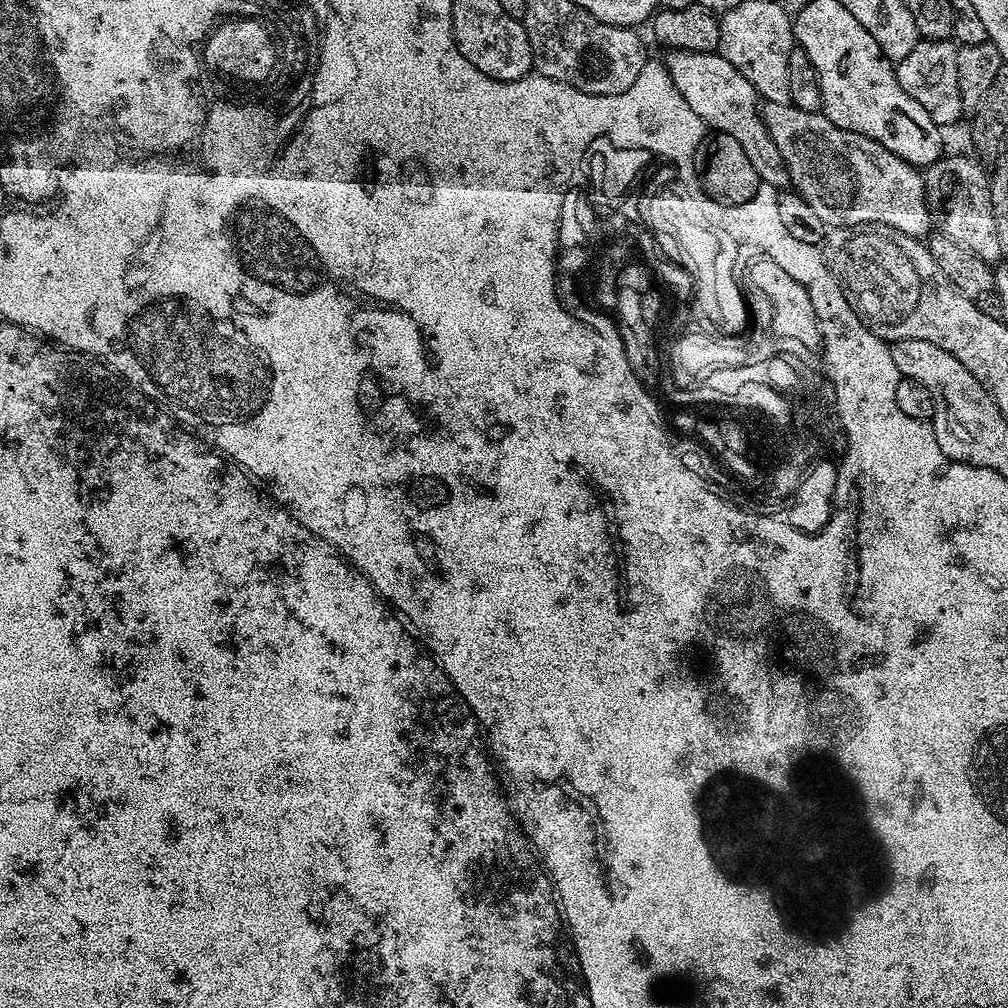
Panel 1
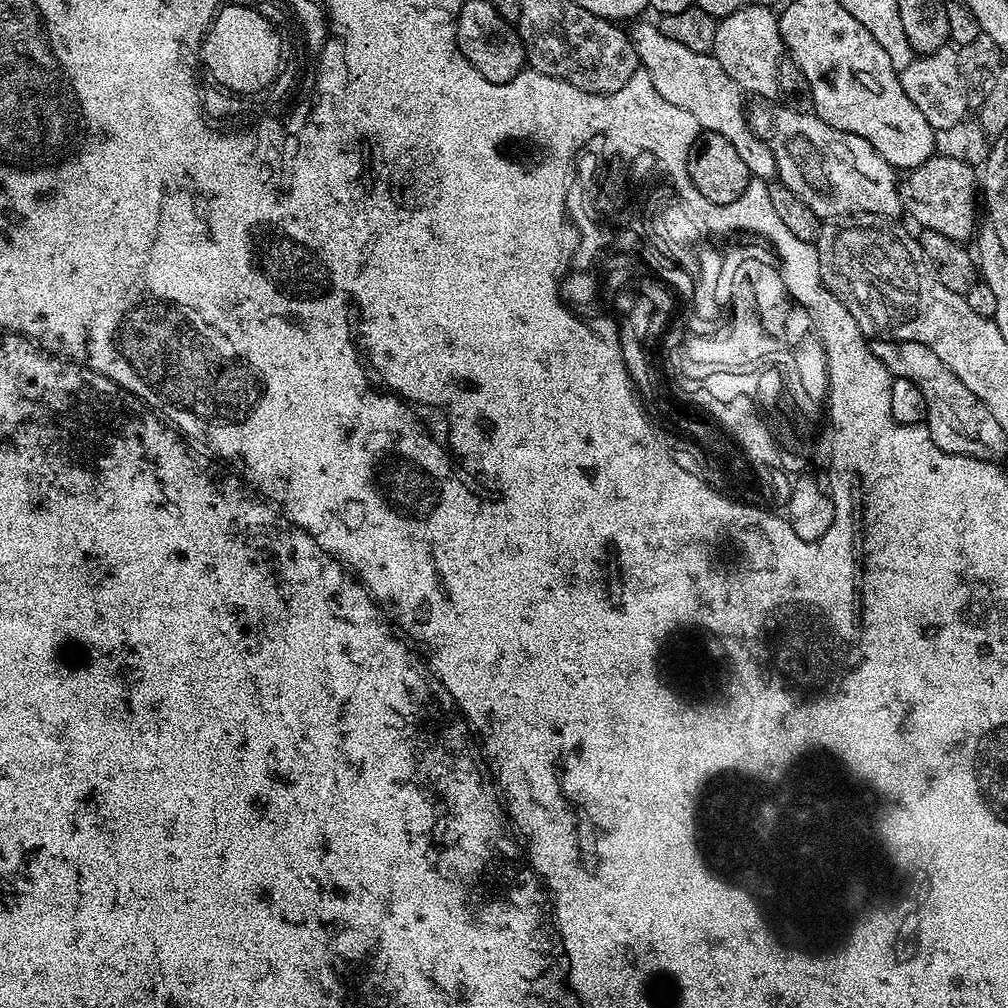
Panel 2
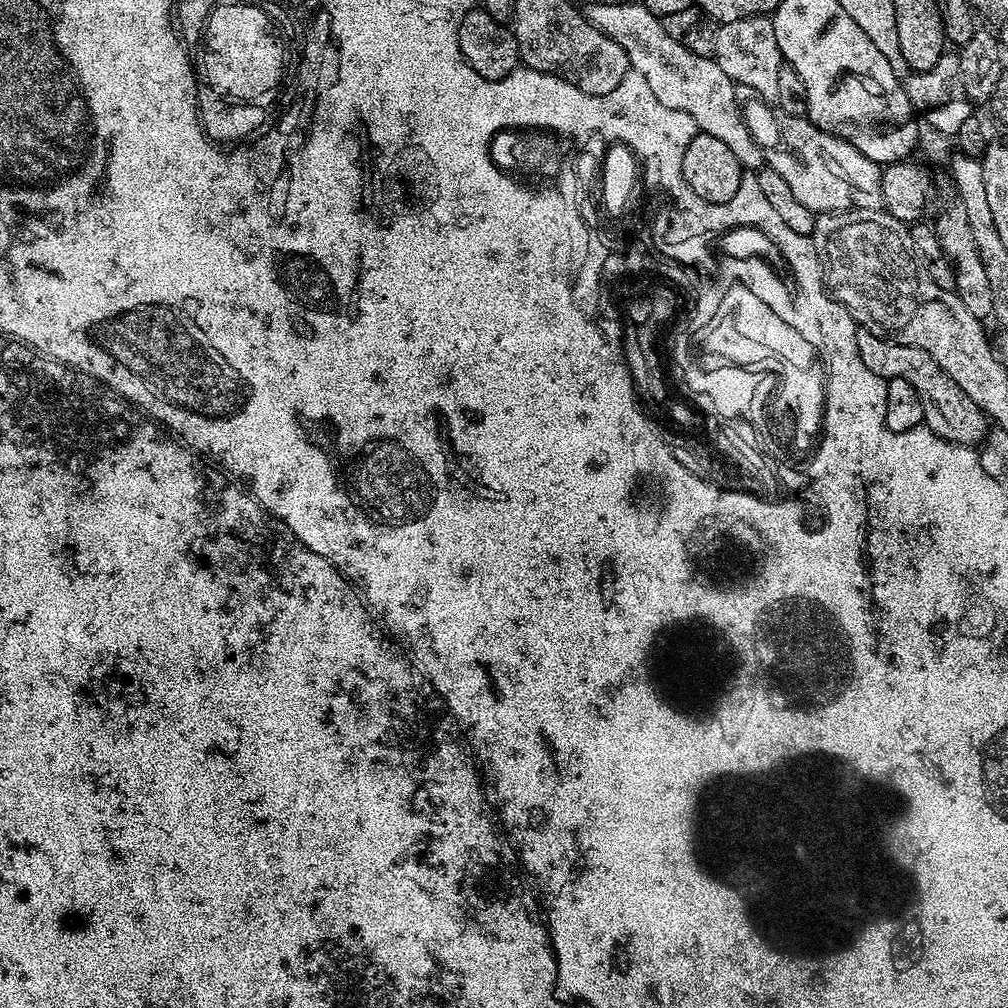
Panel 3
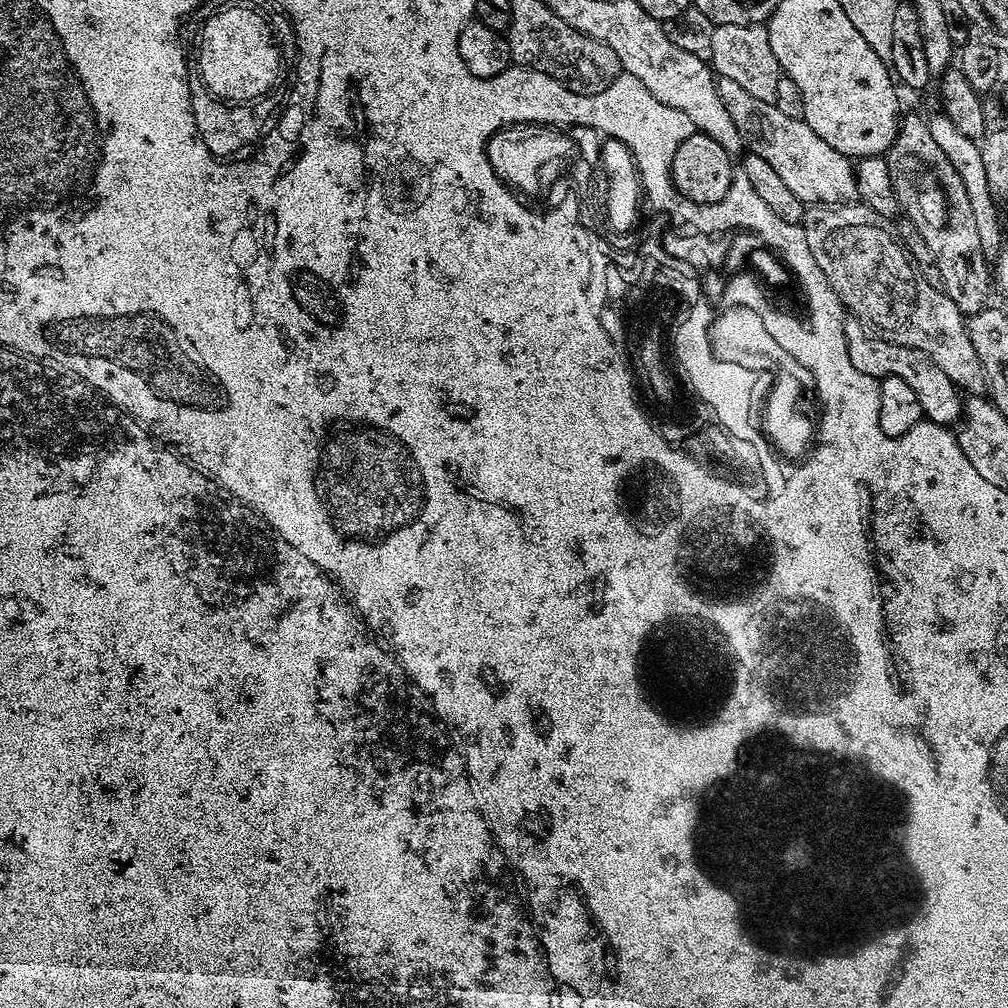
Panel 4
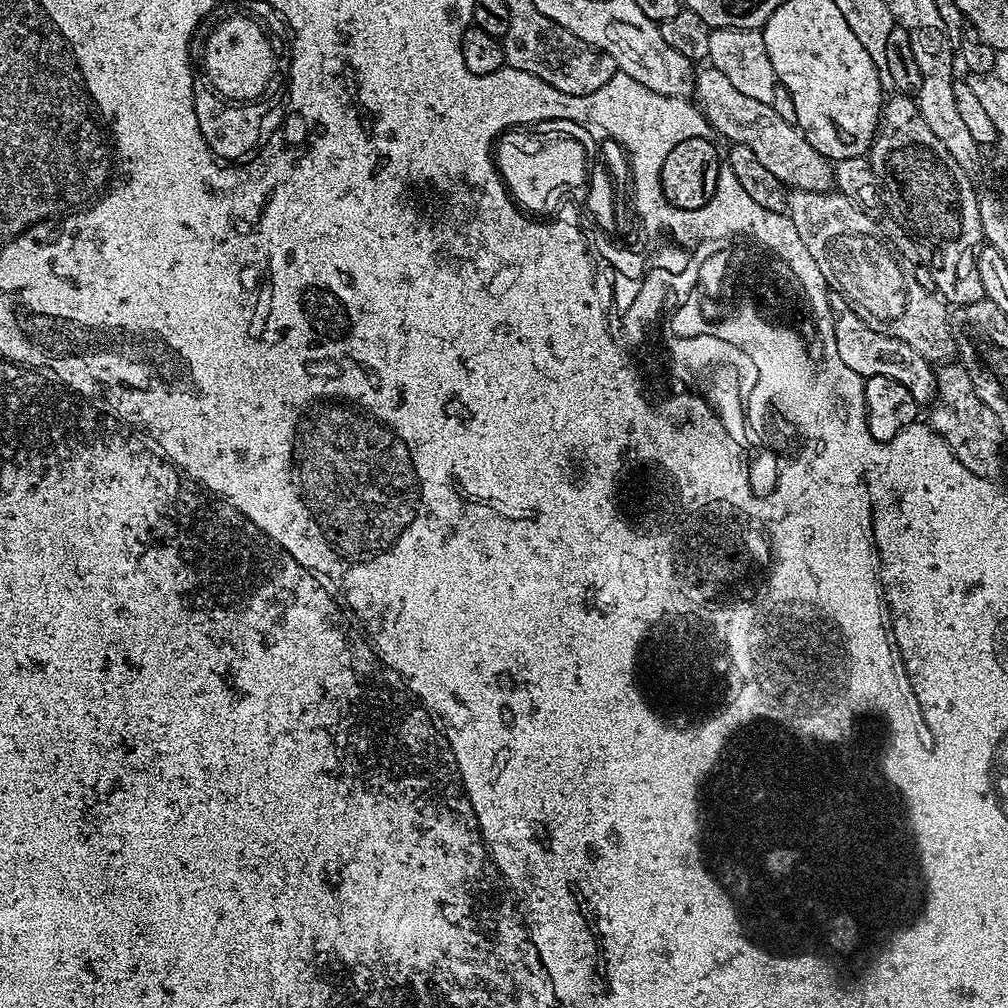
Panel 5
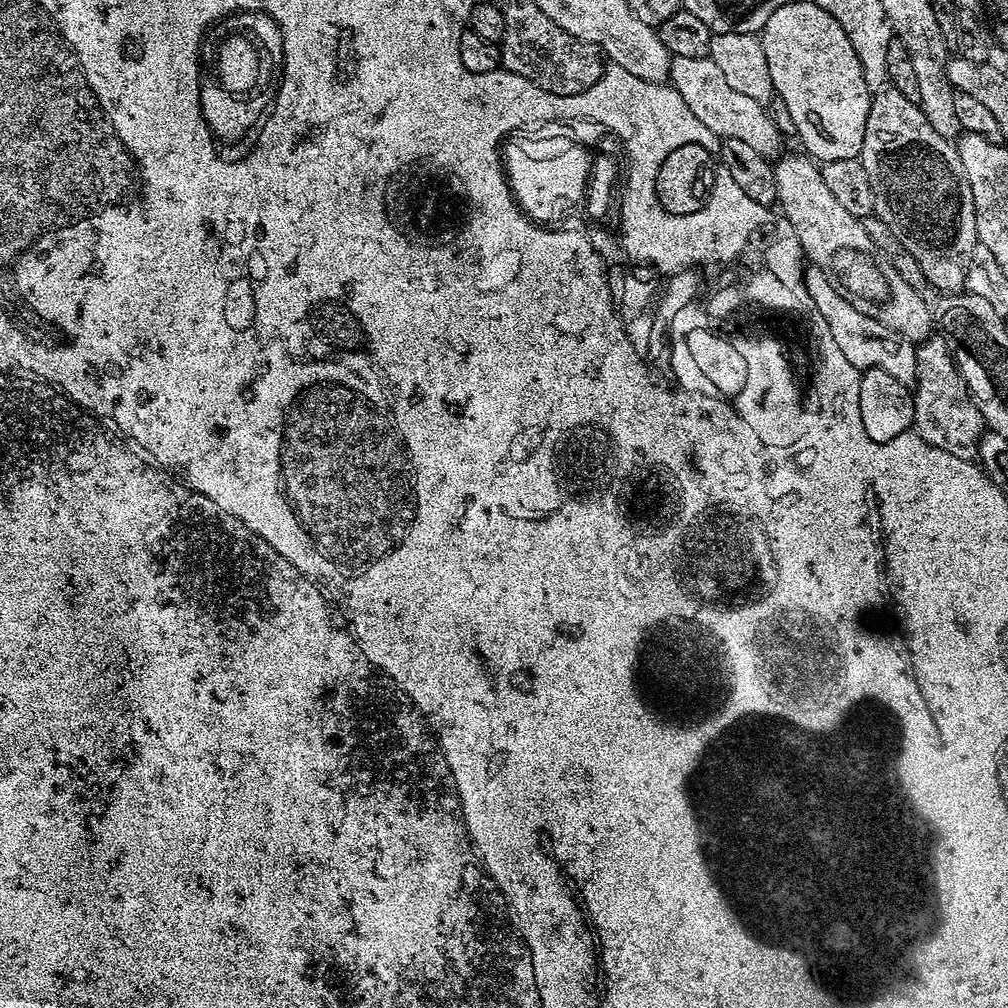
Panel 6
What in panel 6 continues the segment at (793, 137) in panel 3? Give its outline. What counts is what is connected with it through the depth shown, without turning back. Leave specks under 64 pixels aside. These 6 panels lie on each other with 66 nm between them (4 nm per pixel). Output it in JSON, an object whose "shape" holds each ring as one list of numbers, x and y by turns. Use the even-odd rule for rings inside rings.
{"shape":[[708,56,672,57,670,83,678,90,678,94,682,94,682,102,690,106,694,118,698,118,698,122,702,122,702,126,706,126,714,135,724,140,738,138,766,158,776,158,781,155,782,133,766,111,765,105,754,102,754,98,746,98,746,94,740,93,739,90,734,90,734,86,726,82,722,70,718,70,718,66,714,66,714,62]]}

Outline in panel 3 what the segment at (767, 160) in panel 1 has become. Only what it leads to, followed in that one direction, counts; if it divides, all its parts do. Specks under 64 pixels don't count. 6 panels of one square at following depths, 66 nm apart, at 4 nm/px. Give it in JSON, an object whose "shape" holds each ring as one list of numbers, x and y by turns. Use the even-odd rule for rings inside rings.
{"shape":[[642,2,592,4,586,8,586,15,594,27,602,30,602,34,614,38,614,42,626,50,629,69,646,78,650,90,654,90,654,98,658,98,662,106,690,114,699,131,720,139,734,153,741,169,759,170,765,167,764,151,748,133,741,101,736,101,737,85,729,76,722,74,722,66,718,66,713,57,699,56,674,42,674,38,666,34,661,17,655,16]]}

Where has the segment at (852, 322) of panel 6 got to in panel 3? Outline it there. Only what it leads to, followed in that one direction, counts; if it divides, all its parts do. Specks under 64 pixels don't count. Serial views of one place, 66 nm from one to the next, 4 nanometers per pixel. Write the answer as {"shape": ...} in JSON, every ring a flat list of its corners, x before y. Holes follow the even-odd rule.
{"shape":[[860,330,856,334,856,345,862,362,874,376,881,378,906,378,918,390,918,398,924,400,924,424,931,432,938,434,943,440,955,444,976,446,983,441,990,431,990,421,983,410,926,354,926,350,914,346,902,346,889,340,878,338,874,334]]}

